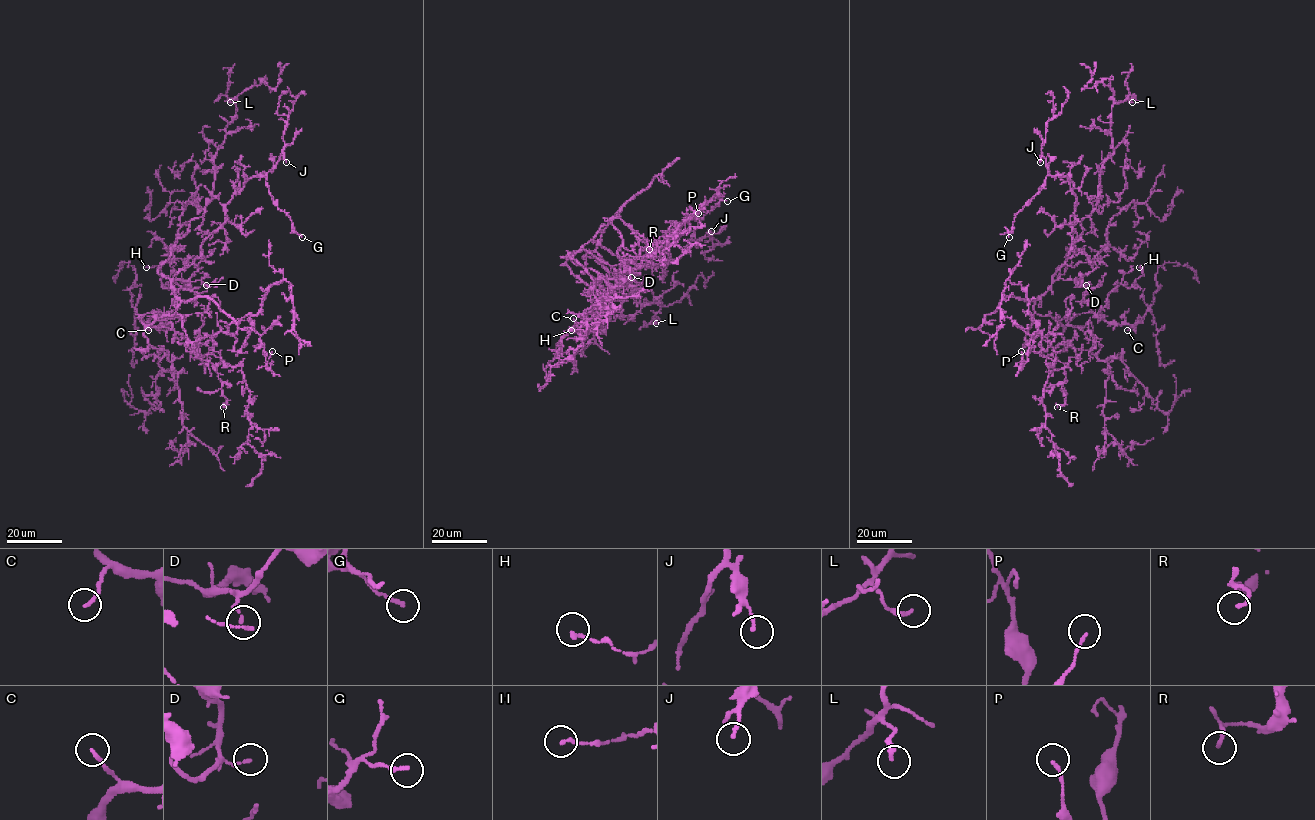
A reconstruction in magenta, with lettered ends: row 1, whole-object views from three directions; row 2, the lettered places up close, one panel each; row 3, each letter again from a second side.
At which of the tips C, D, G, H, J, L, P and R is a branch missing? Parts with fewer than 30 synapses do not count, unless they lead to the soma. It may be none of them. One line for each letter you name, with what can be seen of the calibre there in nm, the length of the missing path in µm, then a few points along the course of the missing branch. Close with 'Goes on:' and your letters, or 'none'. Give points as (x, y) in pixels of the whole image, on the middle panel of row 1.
Goes on: none

